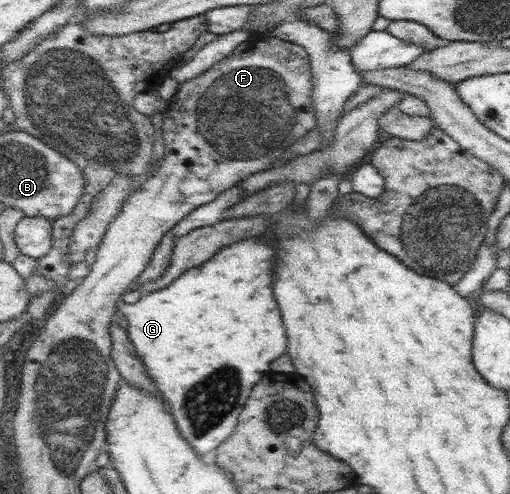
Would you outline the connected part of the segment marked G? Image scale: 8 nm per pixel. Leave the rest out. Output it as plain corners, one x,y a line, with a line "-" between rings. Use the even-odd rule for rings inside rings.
245,237
222,248
201,267
188,269
167,287
144,293
136,303
124,303
123,298
117,301
116,309
127,317
126,332
149,377
169,403
167,408
183,438
201,457
227,441
253,385
271,371
271,361
285,353
287,335
271,293
273,253
273,245
257,237

